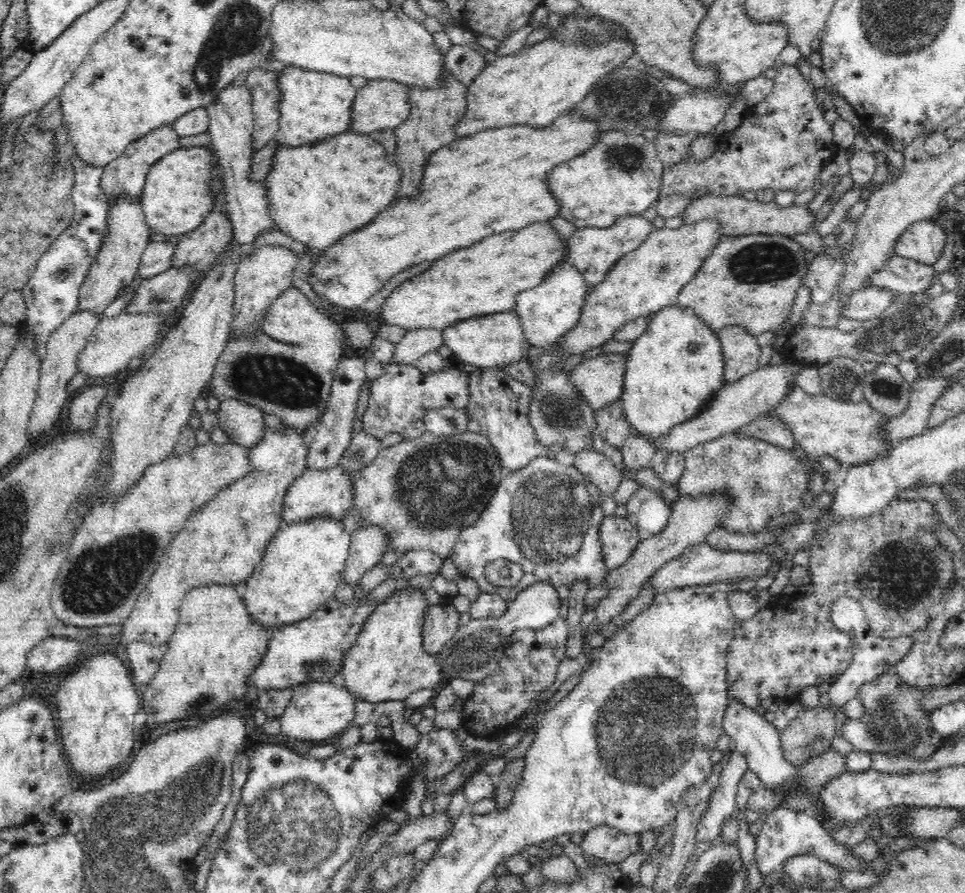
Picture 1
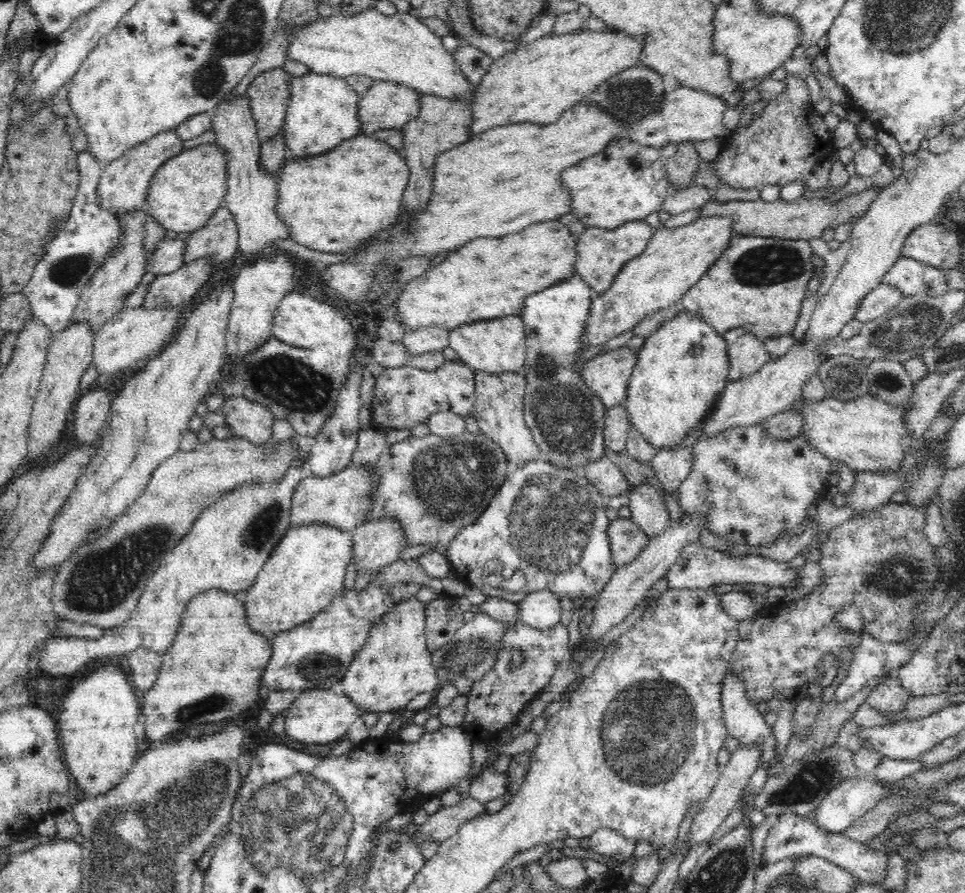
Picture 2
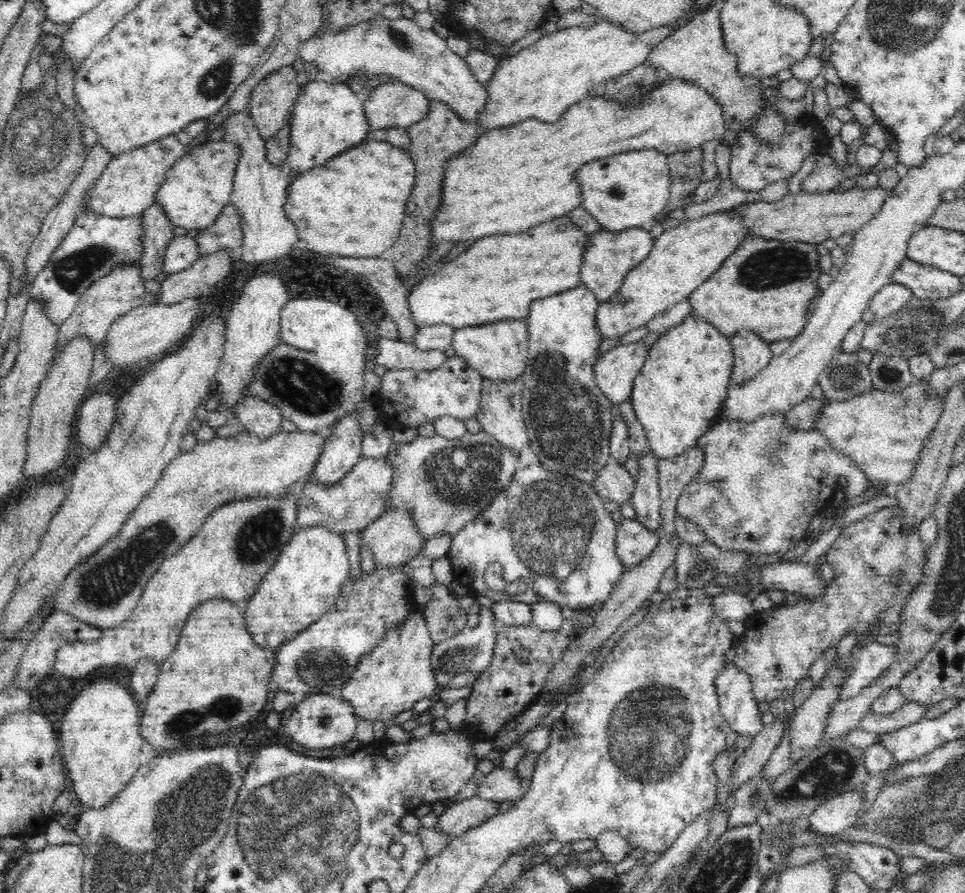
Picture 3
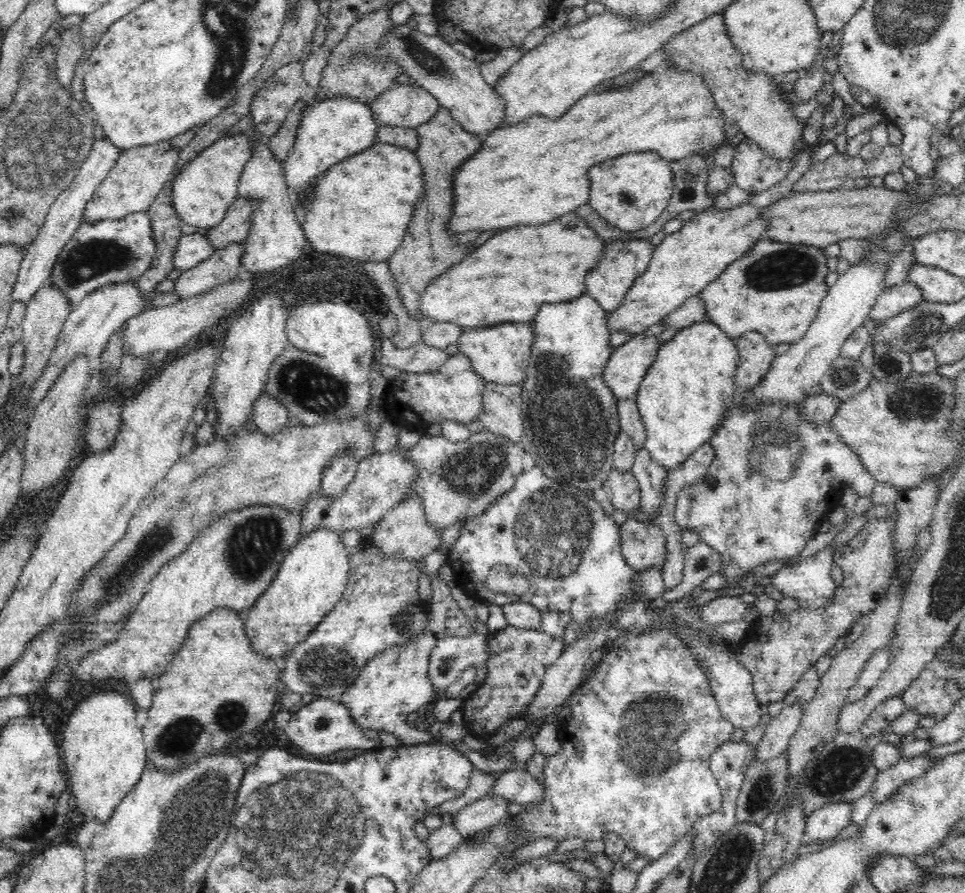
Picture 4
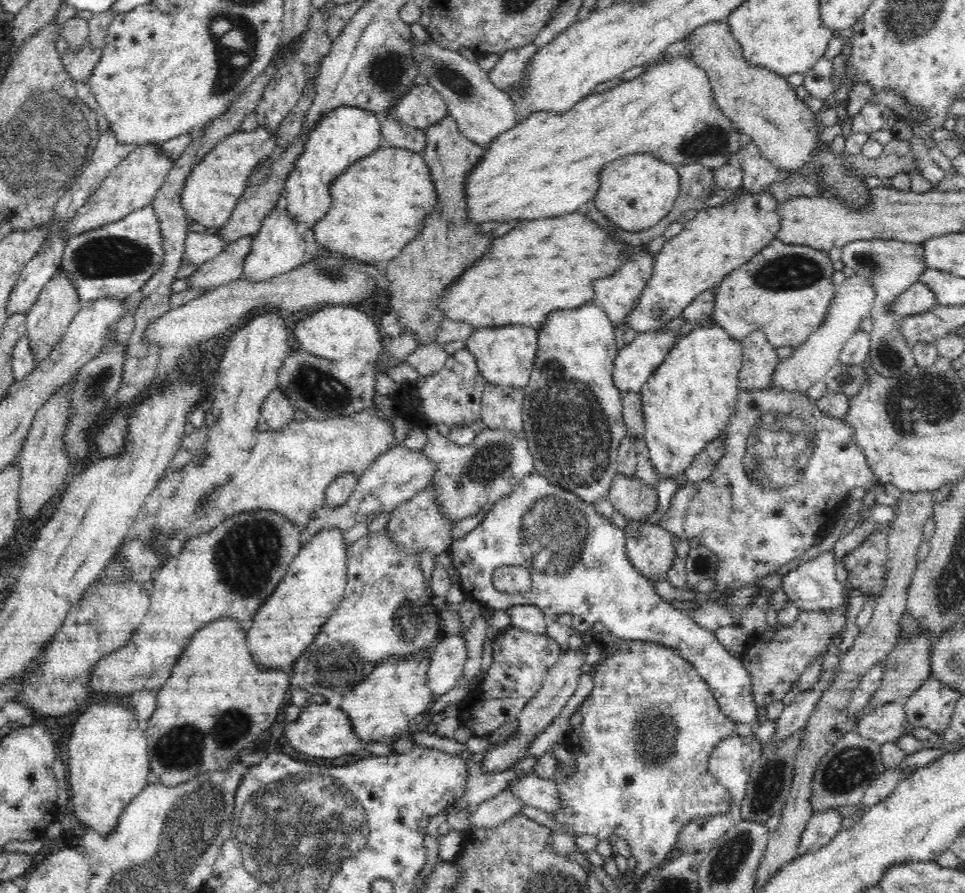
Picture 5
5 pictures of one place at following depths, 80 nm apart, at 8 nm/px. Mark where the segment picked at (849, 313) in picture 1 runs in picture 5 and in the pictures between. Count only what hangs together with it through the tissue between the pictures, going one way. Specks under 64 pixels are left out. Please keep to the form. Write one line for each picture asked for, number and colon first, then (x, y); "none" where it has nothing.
2: (874, 304)
3: (889, 299)
4: (892, 301)
5: (918, 298)

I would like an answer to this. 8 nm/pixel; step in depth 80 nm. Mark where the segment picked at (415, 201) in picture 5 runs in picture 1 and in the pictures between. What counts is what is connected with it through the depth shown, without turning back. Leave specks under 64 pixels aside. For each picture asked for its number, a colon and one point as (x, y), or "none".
1: (317, 192)
2: (331, 202)
3: (352, 205)
4: (360, 209)

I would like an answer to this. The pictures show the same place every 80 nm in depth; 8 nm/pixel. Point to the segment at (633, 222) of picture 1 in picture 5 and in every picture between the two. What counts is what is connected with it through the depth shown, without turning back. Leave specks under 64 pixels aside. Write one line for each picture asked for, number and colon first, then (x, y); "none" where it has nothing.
2: (602, 252)
3: (608, 256)
4: (622, 260)
5: (616, 294)

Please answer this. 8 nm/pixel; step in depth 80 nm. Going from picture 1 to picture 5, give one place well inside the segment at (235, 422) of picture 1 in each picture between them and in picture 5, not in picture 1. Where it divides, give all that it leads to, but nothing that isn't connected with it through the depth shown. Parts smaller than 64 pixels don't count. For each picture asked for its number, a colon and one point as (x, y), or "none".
2: (246, 419)
3: (259, 417)
4: (269, 415)
5: (277, 411)

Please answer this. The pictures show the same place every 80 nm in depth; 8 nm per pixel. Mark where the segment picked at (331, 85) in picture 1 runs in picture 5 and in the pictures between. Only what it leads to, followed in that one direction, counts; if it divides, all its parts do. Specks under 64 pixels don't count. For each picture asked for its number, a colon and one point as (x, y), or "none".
2: (322, 112)
3: (328, 117)
4: (332, 129)
5: (344, 134)

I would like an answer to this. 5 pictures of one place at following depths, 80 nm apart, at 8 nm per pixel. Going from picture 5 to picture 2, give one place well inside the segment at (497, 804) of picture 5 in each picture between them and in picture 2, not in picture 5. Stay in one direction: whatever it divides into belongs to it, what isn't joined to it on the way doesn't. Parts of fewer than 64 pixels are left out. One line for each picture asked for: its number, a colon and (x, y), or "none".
2: (446, 821)
3: (455, 819)
4: (479, 815)

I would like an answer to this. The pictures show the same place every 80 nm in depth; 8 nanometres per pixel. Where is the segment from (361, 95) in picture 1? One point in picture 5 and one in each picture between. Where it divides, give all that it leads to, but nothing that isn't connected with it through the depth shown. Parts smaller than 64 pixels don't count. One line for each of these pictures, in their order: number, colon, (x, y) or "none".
2: (386, 104)
3: (394, 104)
4: (408, 105)
5: (420, 107)

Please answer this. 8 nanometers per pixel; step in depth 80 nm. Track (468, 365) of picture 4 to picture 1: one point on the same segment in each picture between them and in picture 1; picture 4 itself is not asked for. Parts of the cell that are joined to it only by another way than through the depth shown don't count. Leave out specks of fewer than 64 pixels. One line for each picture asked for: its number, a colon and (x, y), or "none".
1: (401, 394)
2: (403, 396)
3: (413, 397)

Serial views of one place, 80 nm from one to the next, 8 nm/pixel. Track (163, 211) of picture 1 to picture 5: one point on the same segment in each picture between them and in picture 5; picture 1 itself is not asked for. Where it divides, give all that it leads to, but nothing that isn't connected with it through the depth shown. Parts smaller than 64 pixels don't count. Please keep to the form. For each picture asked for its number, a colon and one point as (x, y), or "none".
2: (184, 193)
3: (196, 188)
4: (207, 185)
5: (212, 189)

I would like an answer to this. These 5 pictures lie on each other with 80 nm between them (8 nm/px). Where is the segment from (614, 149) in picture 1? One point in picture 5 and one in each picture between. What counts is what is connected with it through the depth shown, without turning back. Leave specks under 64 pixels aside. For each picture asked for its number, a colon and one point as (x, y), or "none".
2: (626, 182)
3: (629, 189)
4: (630, 192)
5: (635, 192)

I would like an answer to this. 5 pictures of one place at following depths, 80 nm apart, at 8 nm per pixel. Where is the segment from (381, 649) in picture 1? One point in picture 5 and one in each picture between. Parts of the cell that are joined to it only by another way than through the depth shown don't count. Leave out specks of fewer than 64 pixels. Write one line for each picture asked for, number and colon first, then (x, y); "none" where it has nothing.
2: (395, 664)
3: (397, 672)
4: (394, 683)
5: (383, 705)

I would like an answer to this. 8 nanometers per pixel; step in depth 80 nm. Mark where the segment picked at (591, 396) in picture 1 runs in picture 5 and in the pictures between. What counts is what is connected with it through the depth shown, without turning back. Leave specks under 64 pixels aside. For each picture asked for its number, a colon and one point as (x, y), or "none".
2: (607, 375)
3: (614, 372)
4: (627, 366)
5: (634, 363)

